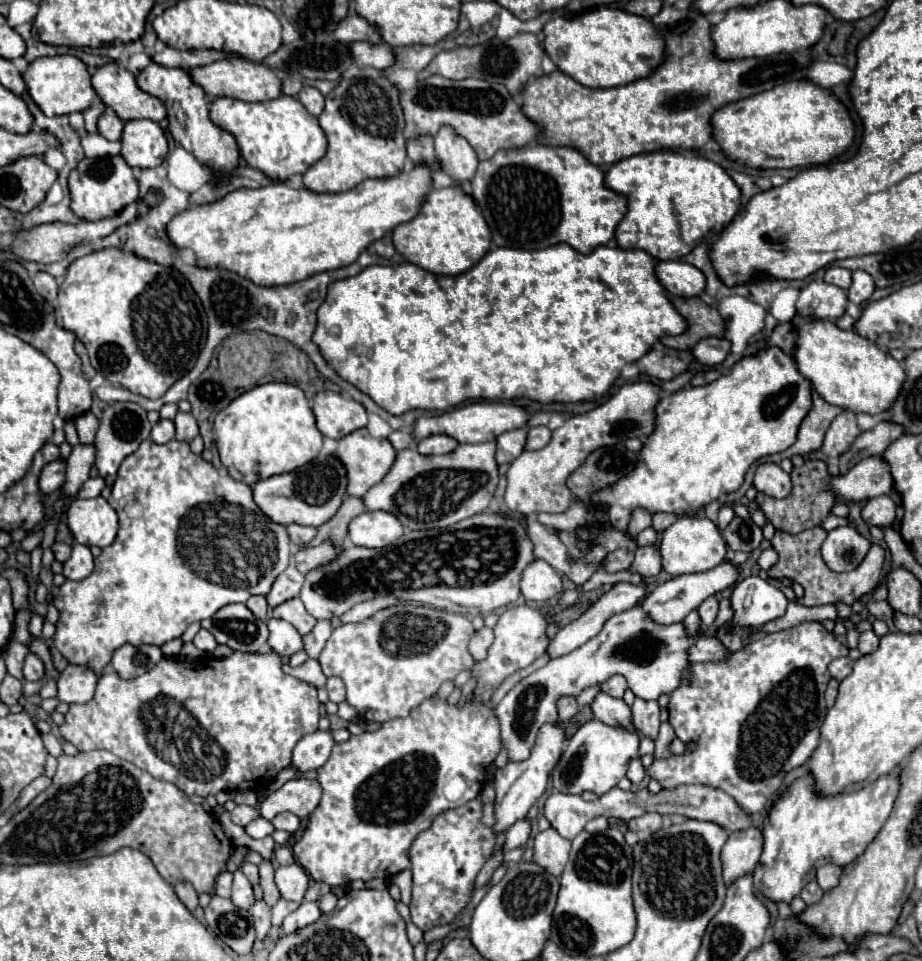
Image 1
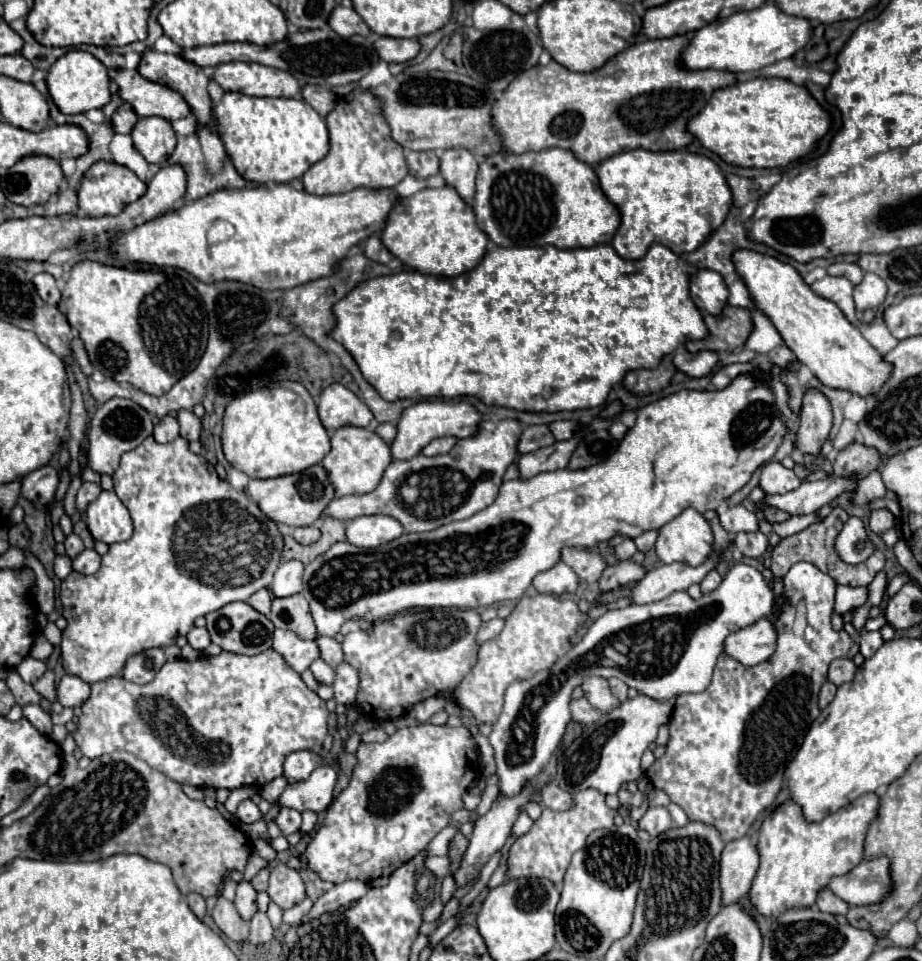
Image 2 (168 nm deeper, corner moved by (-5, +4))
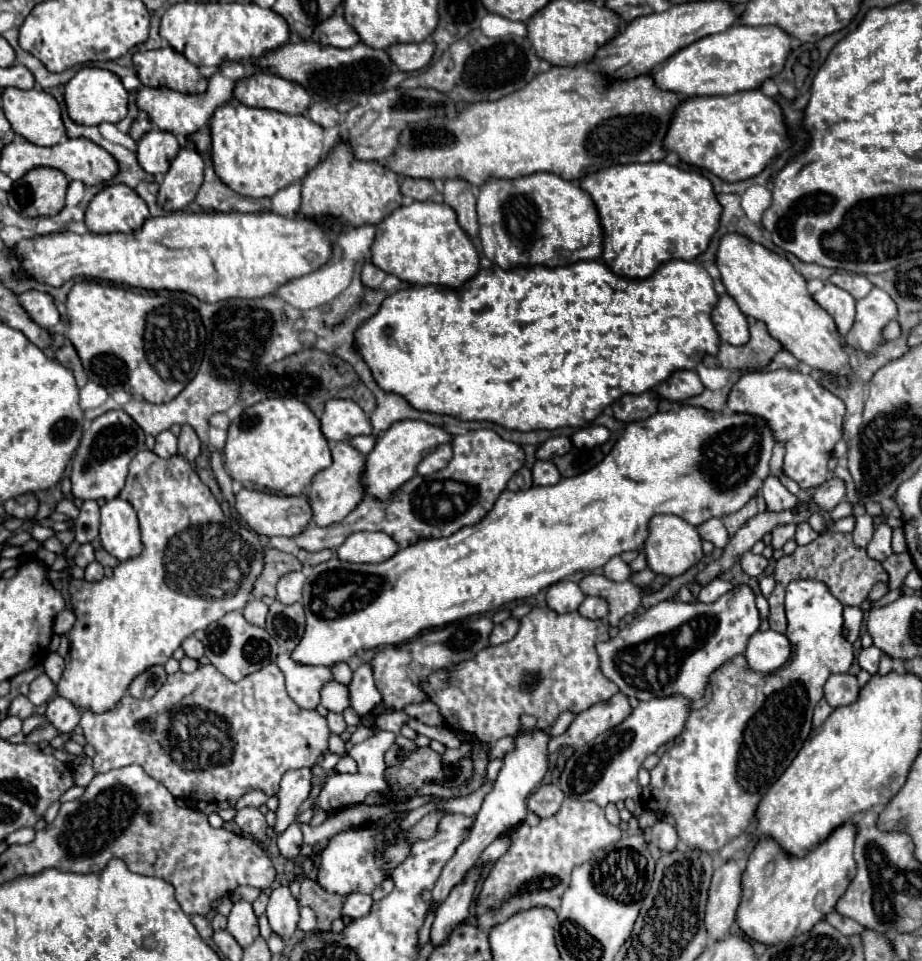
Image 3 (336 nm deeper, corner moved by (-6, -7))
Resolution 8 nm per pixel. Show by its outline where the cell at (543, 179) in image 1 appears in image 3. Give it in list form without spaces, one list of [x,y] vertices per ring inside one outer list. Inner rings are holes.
[[[533,173],[517,179],[489,179],[479,189],[477,215],[481,227],[481,245],[485,257],[501,269],[515,269],[515,265],[547,265],[563,267],[577,261],[599,259],[603,251],[603,229],[593,199],[573,181],[565,181],[553,173]]]

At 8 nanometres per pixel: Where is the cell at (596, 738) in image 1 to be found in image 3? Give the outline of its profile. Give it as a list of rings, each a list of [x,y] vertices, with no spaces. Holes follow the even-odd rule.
[[[683,695],[641,701],[621,725],[599,735],[567,761],[561,773],[561,791],[571,799],[595,801],[601,807],[607,803],[625,801],[627,797],[637,799],[641,795],[637,771],[641,769],[645,757],[655,753],[663,743],[673,741],[677,735],[681,735],[689,713],[691,701]]]

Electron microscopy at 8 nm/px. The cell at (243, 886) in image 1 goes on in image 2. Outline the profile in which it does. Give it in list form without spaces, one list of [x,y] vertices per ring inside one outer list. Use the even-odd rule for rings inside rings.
[[[246,880],[238,882],[234,904],[236,904],[236,908],[244,920],[250,920],[254,916],[258,906],[256,906],[256,890],[250,882],[246,882]]]

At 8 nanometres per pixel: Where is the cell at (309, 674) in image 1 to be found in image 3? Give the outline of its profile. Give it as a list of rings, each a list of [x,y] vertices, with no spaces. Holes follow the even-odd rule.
[[[329,713],[327,723],[329,723],[329,731],[335,735],[341,735],[347,729],[347,723],[343,721],[343,715],[339,715],[339,713]]]

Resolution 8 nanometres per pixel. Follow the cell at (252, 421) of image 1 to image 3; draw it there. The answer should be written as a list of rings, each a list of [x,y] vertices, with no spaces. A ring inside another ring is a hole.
[[[293,397],[265,399],[231,421],[225,445],[225,469],[243,487],[275,493],[301,495],[313,475],[331,465],[327,439],[321,433],[319,419],[313,411]]]

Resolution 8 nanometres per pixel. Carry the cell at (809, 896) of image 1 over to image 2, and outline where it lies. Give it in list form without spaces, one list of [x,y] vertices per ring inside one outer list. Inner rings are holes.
[[[822,888],[822,890],[818,892],[816,906],[818,906],[822,912],[828,912],[828,914],[846,914],[846,910],[848,910],[848,904],[846,904],[844,900],[840,900],[830,888]]]

